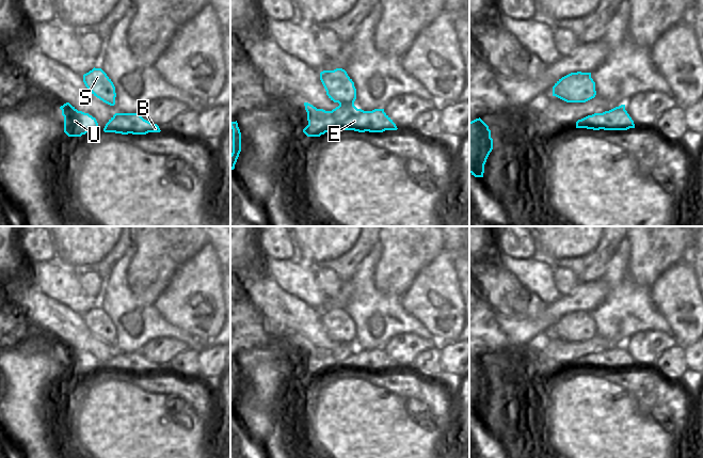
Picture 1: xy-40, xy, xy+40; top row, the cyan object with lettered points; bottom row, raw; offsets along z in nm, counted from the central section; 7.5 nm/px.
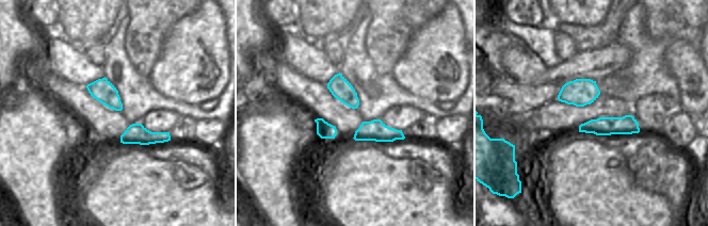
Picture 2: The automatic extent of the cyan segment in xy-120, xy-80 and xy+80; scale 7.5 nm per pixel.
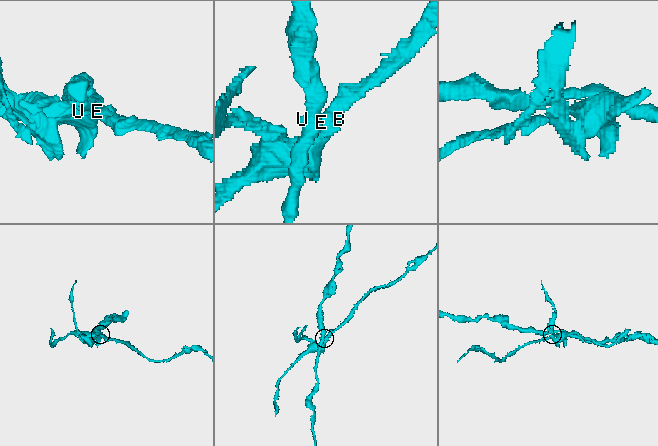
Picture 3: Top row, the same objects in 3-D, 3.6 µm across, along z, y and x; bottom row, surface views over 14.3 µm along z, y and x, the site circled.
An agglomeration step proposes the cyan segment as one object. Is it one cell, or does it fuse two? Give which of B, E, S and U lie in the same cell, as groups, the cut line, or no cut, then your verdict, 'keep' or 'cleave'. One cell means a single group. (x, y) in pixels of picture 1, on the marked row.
B E U / S | xy (339, 104), (353, 105) | cleave

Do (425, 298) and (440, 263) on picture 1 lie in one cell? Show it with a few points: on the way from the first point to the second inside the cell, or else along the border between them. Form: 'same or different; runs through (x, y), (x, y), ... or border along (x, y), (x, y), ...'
same; runs through (429, 289), (437, 281), (440, 271)

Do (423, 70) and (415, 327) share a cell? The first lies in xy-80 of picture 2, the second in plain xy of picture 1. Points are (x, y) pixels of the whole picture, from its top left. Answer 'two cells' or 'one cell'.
two cells

